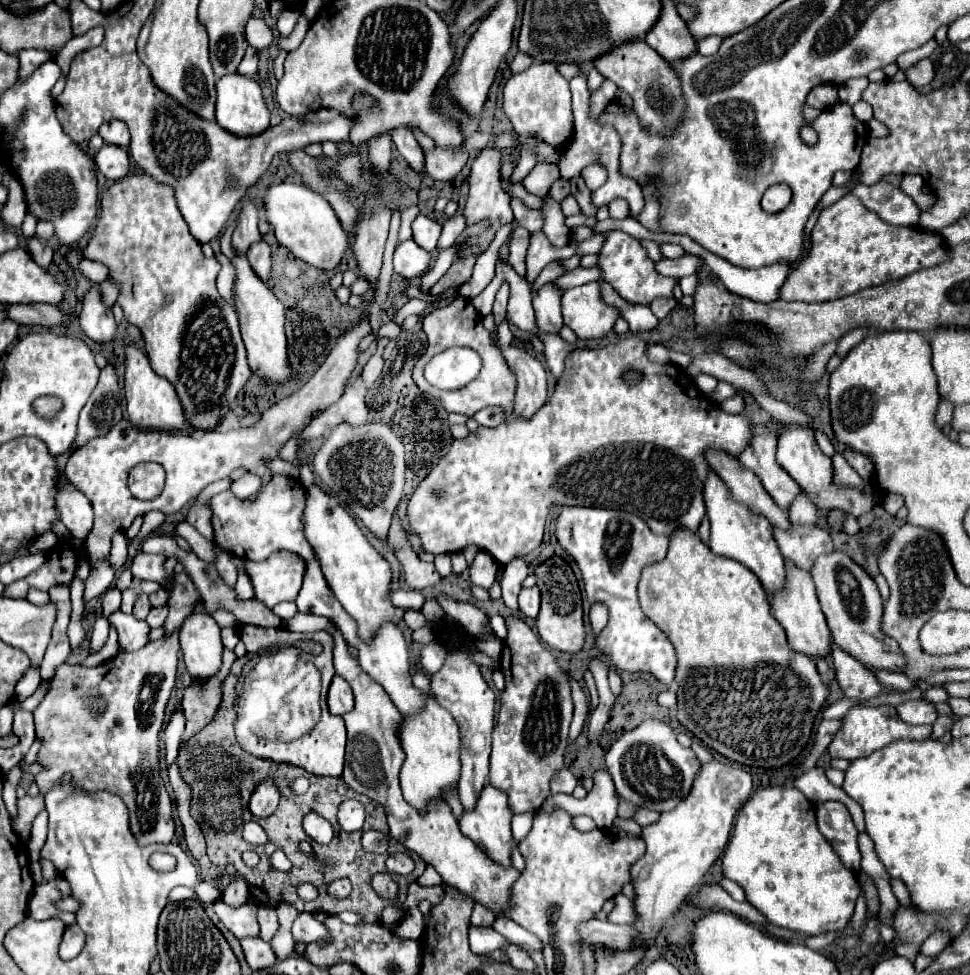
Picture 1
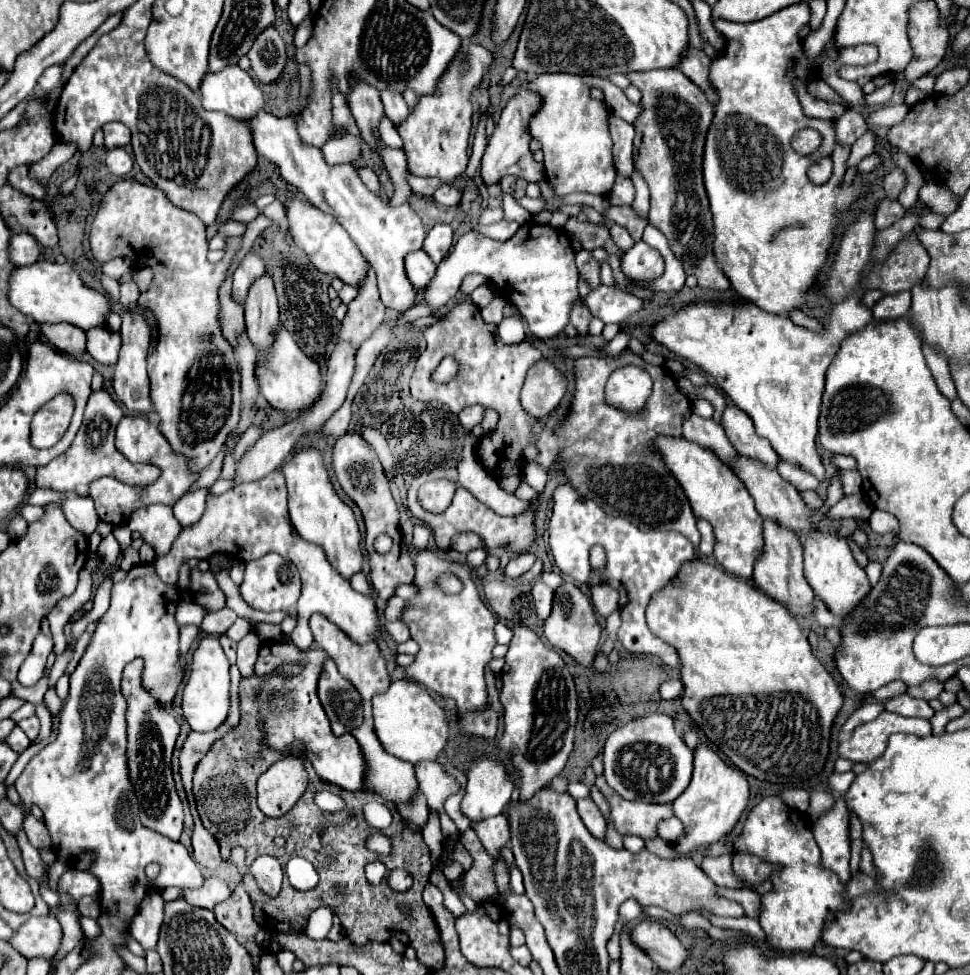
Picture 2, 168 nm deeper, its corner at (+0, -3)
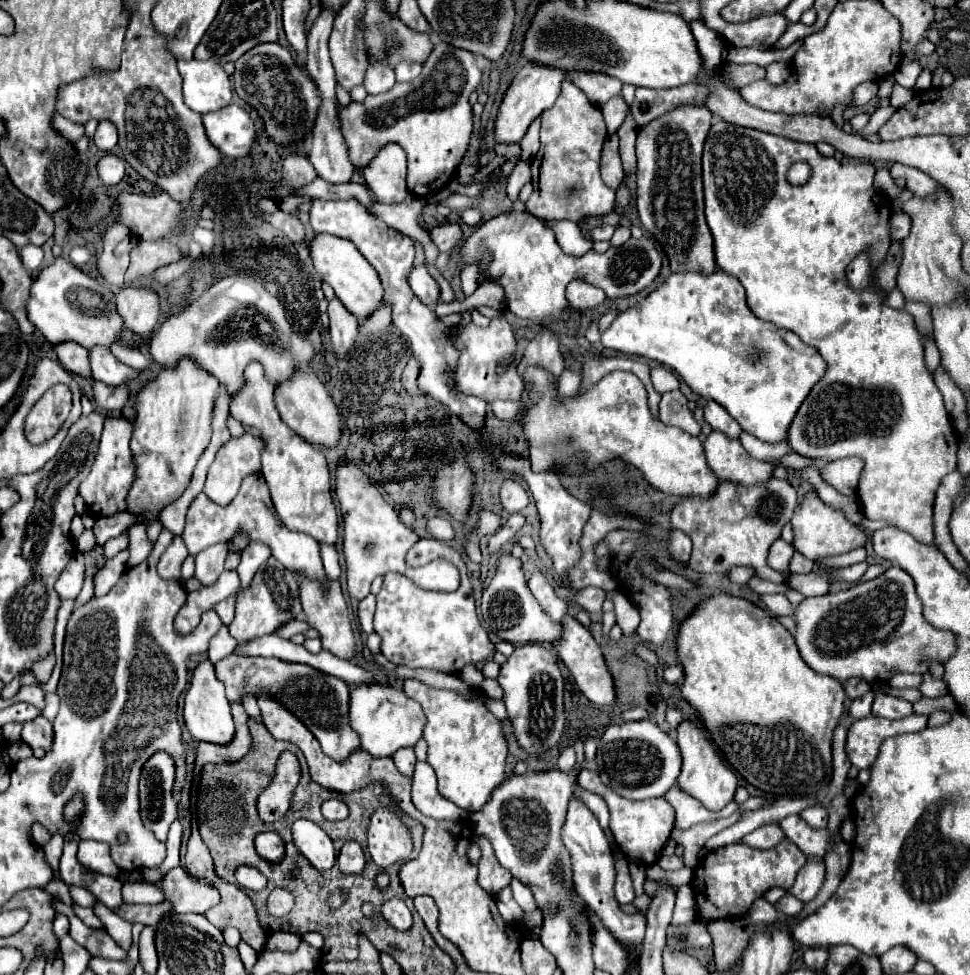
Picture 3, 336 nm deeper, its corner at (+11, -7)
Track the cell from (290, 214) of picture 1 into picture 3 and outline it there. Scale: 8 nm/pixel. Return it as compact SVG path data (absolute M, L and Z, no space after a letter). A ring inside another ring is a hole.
M314 235L314 239L310 241L310 259L322 281L336 291L336 297L350 313L358 315L358 319L368 317L380 305L382 285L378 273L346 239L336 239L332 235Z

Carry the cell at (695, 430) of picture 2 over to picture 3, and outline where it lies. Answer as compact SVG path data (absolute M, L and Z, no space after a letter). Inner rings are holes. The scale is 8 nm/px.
M680 389L662 395L662 401L660 401L660 421L664 425L680 427L682 431L688 431L694 437L698 437L700 431L702 431L700 423L694 419L692 411L688 409L688 399L680 393Z

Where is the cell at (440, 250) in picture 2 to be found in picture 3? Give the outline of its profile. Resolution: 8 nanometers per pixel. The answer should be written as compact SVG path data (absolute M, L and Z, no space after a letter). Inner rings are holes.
M444 223L438 225L430 231L430 237L434 241L434 245L438 247L438 251L452 251L454 247L458 247L460 239L462 239L462 231L456 223Z

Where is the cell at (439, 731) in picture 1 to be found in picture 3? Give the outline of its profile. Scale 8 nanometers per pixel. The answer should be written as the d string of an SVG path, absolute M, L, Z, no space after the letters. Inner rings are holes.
M362 685L350 691L350 725L358 731L362 749L370 755L384 757L394 755L402 747L414 747L424 733L424 713L420 703L406 697L402 691L396 691L388 685Z

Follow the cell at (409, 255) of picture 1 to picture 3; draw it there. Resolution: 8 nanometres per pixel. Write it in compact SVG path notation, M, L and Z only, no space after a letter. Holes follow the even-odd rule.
M424 265L412 267L412 271L408 273L408 285L410 285L412 293L416 293L416 297L424 305L436 305L436 301L440 297L440 289L438 289L438 283L430 277L430 273L426 271Z

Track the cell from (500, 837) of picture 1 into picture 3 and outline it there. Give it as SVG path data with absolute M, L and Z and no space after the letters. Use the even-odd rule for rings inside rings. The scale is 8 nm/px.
M416 679L404 681L404 693L416 699L428 719L424 739L428 743L428 763L438 777L442 797L466 811L480 811L492 797L492 791L504 781L506 741L500 721L480 701L468 701L456 691L428 687Z

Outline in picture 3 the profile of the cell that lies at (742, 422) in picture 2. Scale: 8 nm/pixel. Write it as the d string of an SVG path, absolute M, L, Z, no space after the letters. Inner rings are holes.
M706 401L706 405L704 405L704 421L716 431L724 431L724 435L732 435L732 439L740 439L740 433L742 433L740 425L716 401Z

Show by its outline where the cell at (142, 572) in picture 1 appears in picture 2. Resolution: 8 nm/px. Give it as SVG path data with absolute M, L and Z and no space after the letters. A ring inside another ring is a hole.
M273 471L271 475L255 483L245 483L245 487L235 487L235 491L227 491L223 495L211 495L211 491L207 491L207 507L201 521L191 527L185 527L179 539L173 543L171 551L165 557L155 559L153 563L157 575L161 575L165 583L177 587L177 565L181 565L189 557L207 559L211 553L225 553L233 559L247 563L253 559L261 559L271 551L279 553L285 559L291 559L301 573L303 593L297 603L301 619L295 631L289 635L297 647L311 647L314 642L309 627L309 617L313 613L327 615L337 627L341 627L357 643L375 641L375 631L379 623L375 603L369 597L351 589L349 581L343 579L341 573L337 573L331 567L321 545L309 543L301 535L297 535L297 531L289 521L287 489L285 489L285 479L279 471Z

